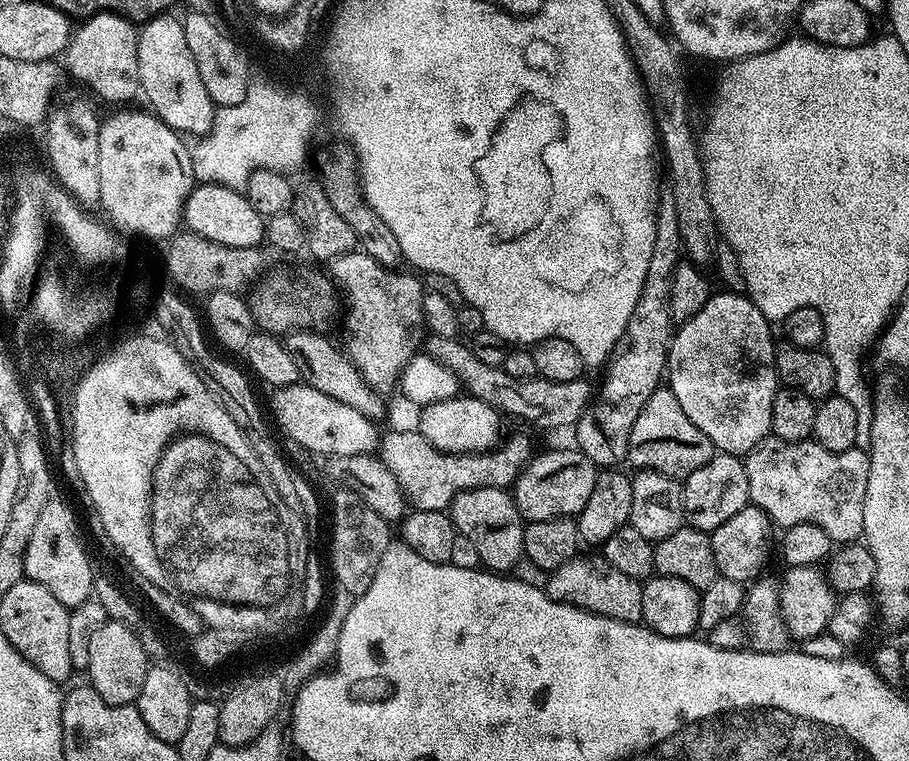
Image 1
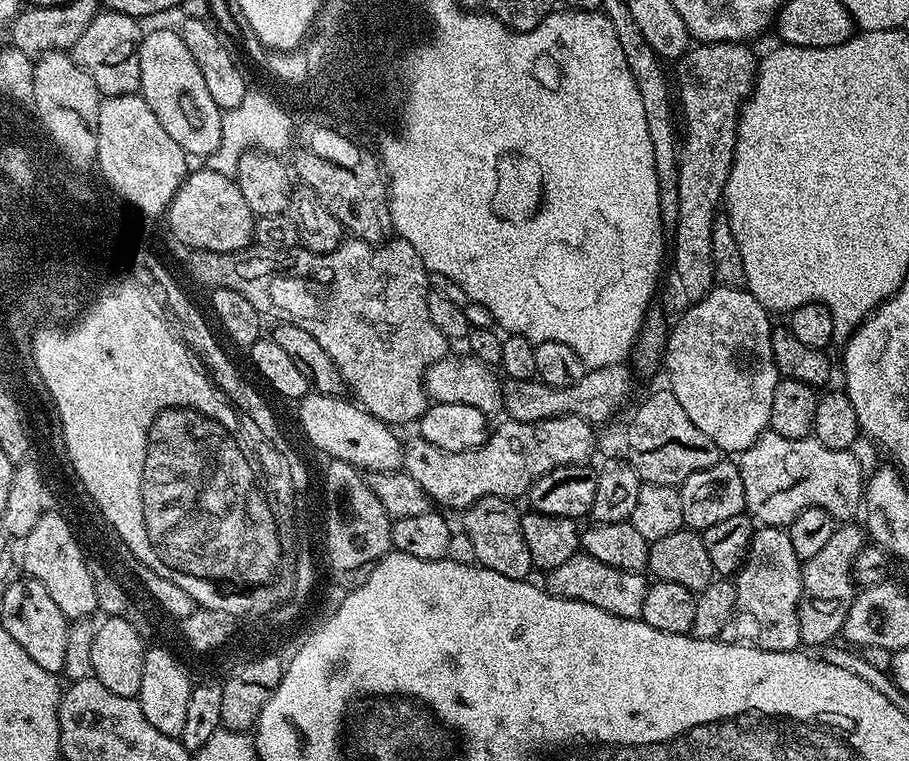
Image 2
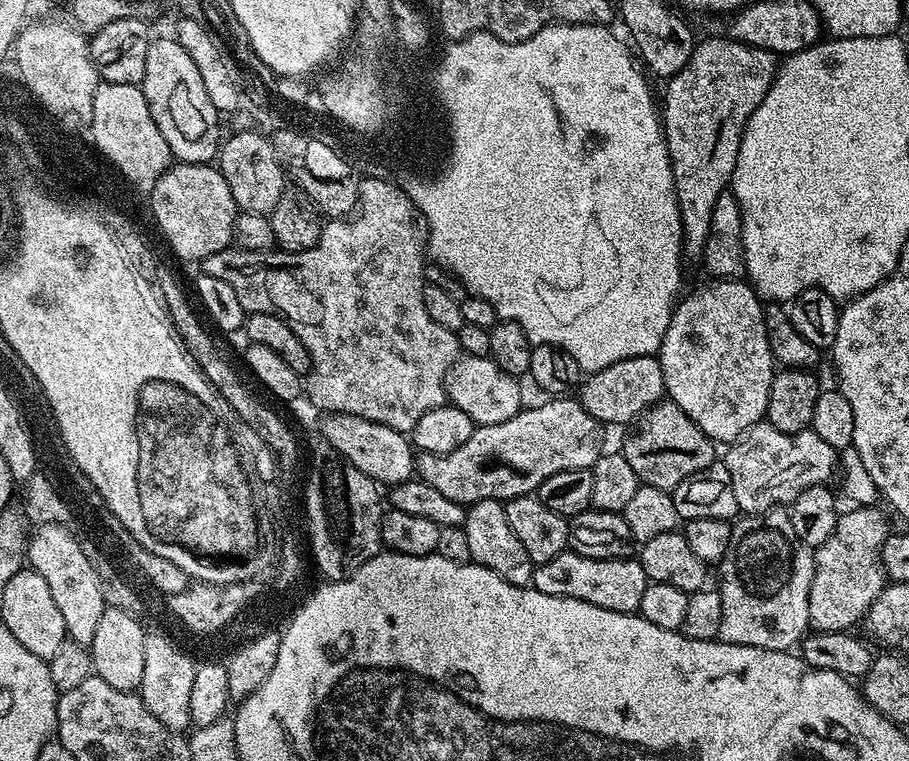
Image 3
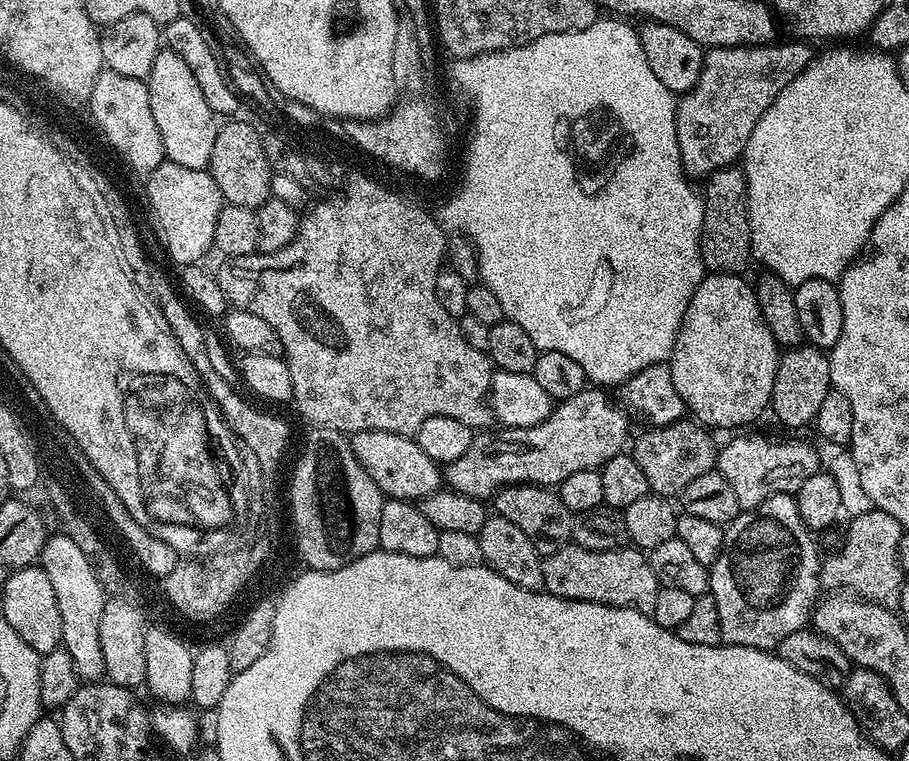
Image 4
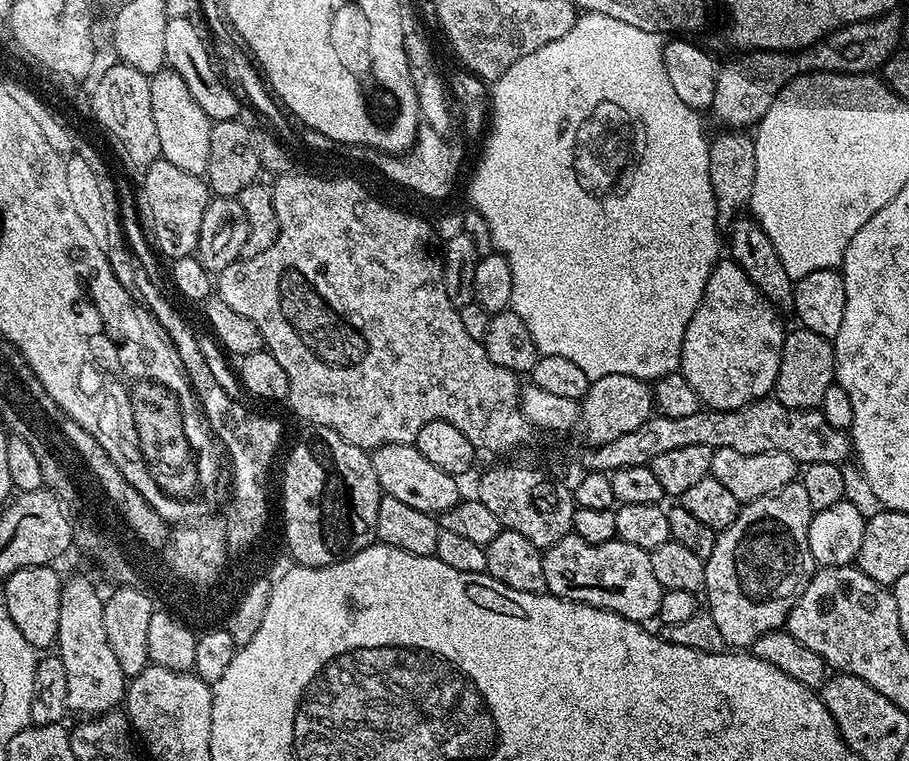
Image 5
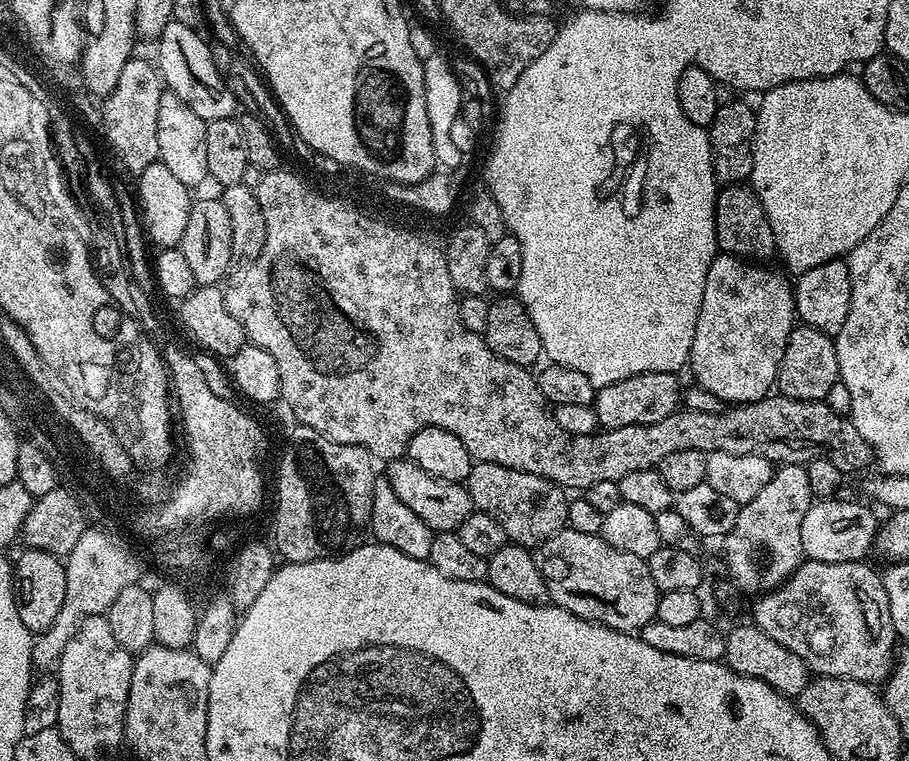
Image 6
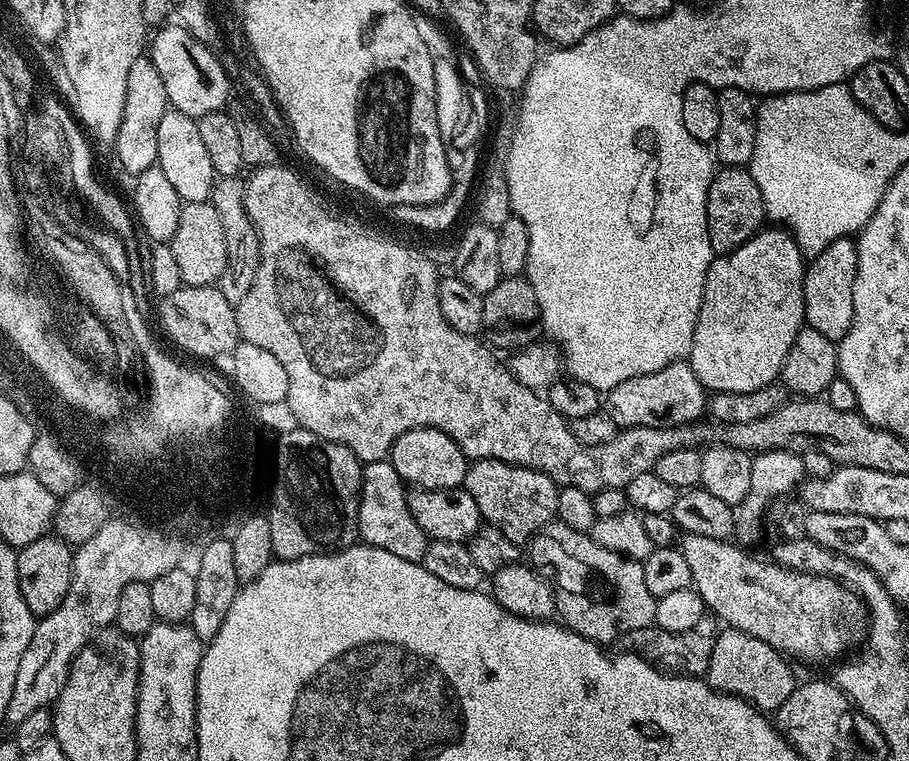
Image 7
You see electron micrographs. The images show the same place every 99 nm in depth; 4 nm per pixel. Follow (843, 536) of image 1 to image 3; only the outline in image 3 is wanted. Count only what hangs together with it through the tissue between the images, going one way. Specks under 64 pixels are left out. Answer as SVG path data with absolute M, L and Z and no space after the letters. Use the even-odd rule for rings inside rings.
M767 422L755 424L749 428L739 440L731 445L728 453L723 453L722 462L726 470L730 470L730 482L734 482L734 498L738 498L740 512L744 514L759 514L771 512L777 506L791 505L807 488L828 484L831 481L832 471L838 467L837 449L831 448L827 442L822 442L818 434L811 430L786 434Z

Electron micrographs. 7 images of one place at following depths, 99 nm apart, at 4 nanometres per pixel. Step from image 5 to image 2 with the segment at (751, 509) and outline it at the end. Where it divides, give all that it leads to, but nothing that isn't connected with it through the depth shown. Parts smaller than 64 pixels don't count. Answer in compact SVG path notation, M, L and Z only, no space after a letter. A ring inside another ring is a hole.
M760 526L753 531L748 552L734 583L734 614L730 622L726 622L719 639L726 644L746 644L752 650L797 651L801 647L798 610L804 594L804 578L802 562L798 554L794 554L794 546L784 528Z

